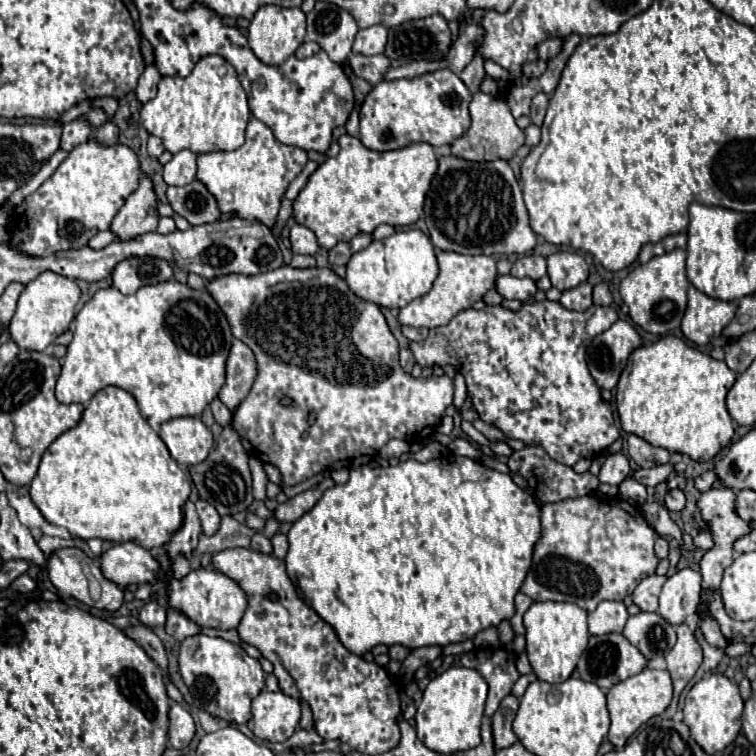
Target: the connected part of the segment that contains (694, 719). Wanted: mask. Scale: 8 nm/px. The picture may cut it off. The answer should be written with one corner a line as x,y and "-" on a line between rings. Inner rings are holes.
713,673
703,677
699,683
693,685
693,689
685,697
685,723
691,729
691,737
703,747
705,753
713,755
717,751
723,751
741,731
741,713
743,713
743,699
739,693
739,687
729,681
725,675

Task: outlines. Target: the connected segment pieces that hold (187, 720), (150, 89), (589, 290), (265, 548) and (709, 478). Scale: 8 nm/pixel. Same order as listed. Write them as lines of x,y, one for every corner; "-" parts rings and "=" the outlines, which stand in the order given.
173,703
171,711
169,711
169,741
175,749
183,749
191,743
191,739
195,737
195,721
191,717
191,713
179,705
=
147,65
145,71
143,71
143,75
139,77
139,83
137,83
137,89
135,89
137,99
141,103
151,101
155,97
155,93
157,93
159,81
161,81
161,73
155,69
155,65
=
585,281
575,289
563,291
559,303
571,311
587,311
593,305
593,285
=
255,533
255,535
253,535
253,539
251,539
251,549
253,549
253,551
259,551
259,553
265,553
265,555
271,555
271,553
273,553
271,541
269,541
263,533
=
705,471
703,475
699,475
699,477
695,479
695,487
697,487
699,491
709,491
715,481
717,481
715,473
713,473
713,471

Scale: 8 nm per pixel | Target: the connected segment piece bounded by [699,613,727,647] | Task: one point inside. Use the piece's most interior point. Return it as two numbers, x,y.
709,626

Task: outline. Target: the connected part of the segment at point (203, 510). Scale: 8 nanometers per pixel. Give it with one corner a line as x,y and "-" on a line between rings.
197,501
197,513
199,513
199,519
201,519
201,527
203,527
203,533
205,535
211,535
211,533
217,533
219,529
219,523
221,523
221,517
217,513
217,509
213,505
209,505
207,501

